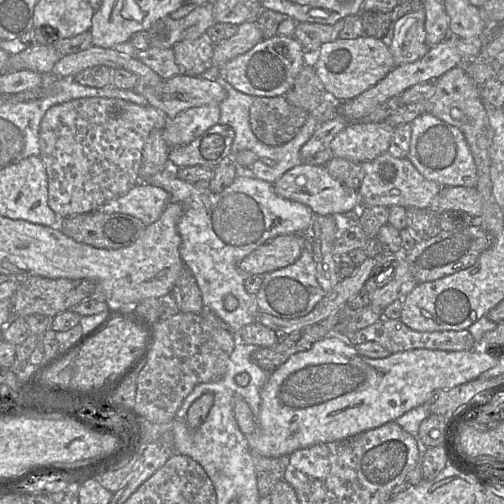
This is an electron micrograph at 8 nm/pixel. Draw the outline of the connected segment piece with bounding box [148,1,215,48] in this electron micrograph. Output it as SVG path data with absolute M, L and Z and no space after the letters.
M211 1L196 7L183 18L175 20L168 15L159 19L148 29L151 47L173 48L175 44L184 39L195 39L204 35L215 24L213 8L214 1Z

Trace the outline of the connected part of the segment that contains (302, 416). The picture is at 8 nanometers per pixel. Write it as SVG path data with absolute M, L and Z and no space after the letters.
M326 336L323 339L315 342L312 347L306 351L298 352L292 355L284 364L275 369L266 384L260 392L261 406L258 420L255 424L255 430L247 435L247 441L252 451L253 461L254 456L262 456L267 458L278 458L281 456L290 456L294 451L311 447L320 443L329 443L343 440L368 430L378 428L386 423L393 422L408 411L419 407L425 403L429 395L436 390L449 390L456 386L468 383L477 379L480 375L493 368L498 364L498 359L489 355L486 351L442 351L430 349L414 349L404 352L390 354L383 359L372 359L361 355L354 346L346 341L335 337Z

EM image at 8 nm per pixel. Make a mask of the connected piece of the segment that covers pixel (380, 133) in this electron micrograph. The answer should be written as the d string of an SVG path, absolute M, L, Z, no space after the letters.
M385 121L350 122L334 137L329 148L334 157L365 163L388 152L394 132L395 128Z

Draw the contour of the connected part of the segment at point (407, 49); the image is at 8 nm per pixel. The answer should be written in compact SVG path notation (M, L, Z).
M424 7L397 21L390 46L396 66L415 62L430 50L426 43L425 21Z

